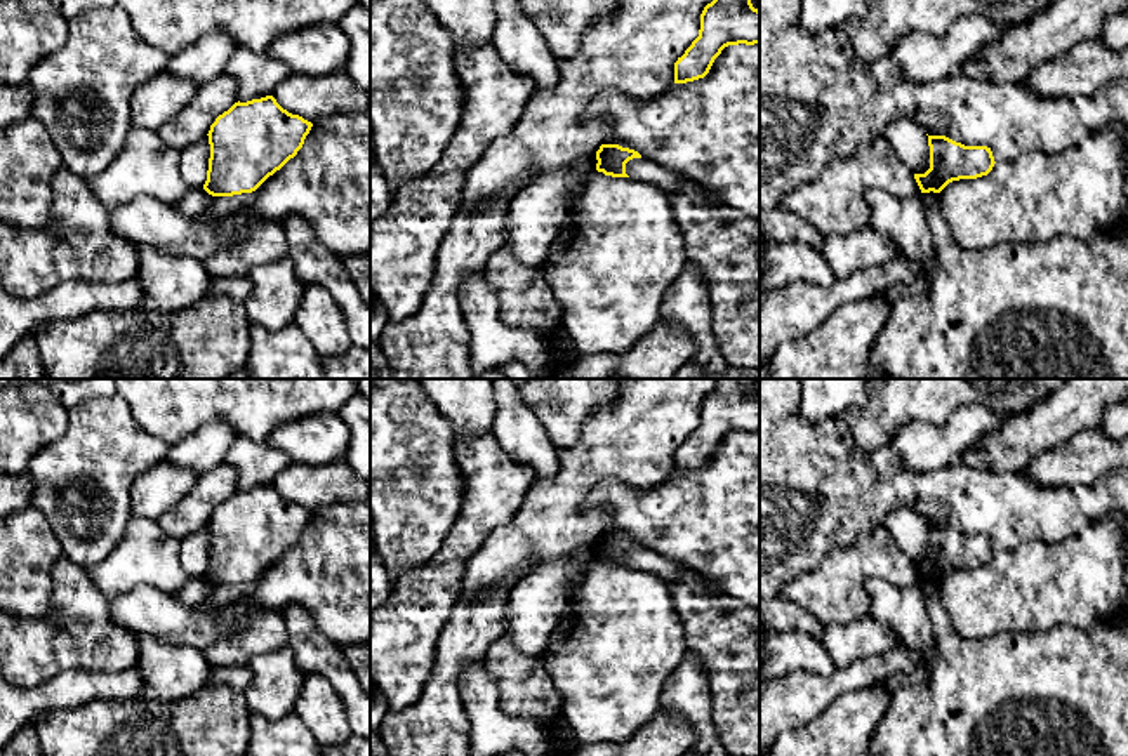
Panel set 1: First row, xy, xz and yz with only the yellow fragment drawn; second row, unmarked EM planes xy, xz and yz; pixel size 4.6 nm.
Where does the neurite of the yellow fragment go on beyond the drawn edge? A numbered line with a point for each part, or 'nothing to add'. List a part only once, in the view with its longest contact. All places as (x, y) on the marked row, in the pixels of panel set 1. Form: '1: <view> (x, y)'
nothing to add

